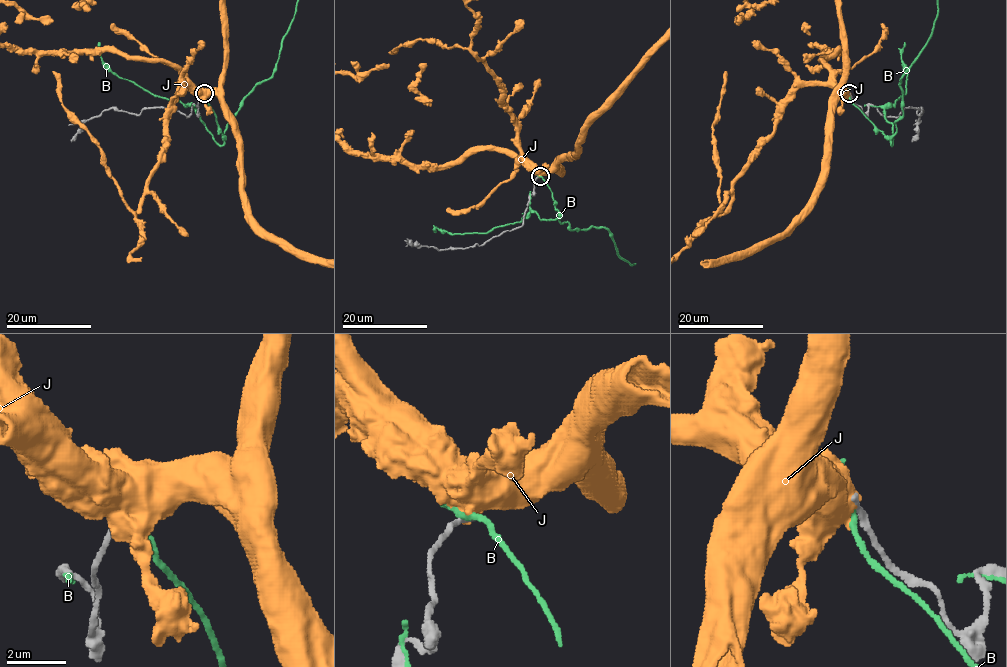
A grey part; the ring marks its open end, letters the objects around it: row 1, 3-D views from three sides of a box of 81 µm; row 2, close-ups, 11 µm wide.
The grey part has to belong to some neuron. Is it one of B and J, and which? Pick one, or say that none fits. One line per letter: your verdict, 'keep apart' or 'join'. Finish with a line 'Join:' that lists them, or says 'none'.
B: keep apart
J: keep apart
Join: none

